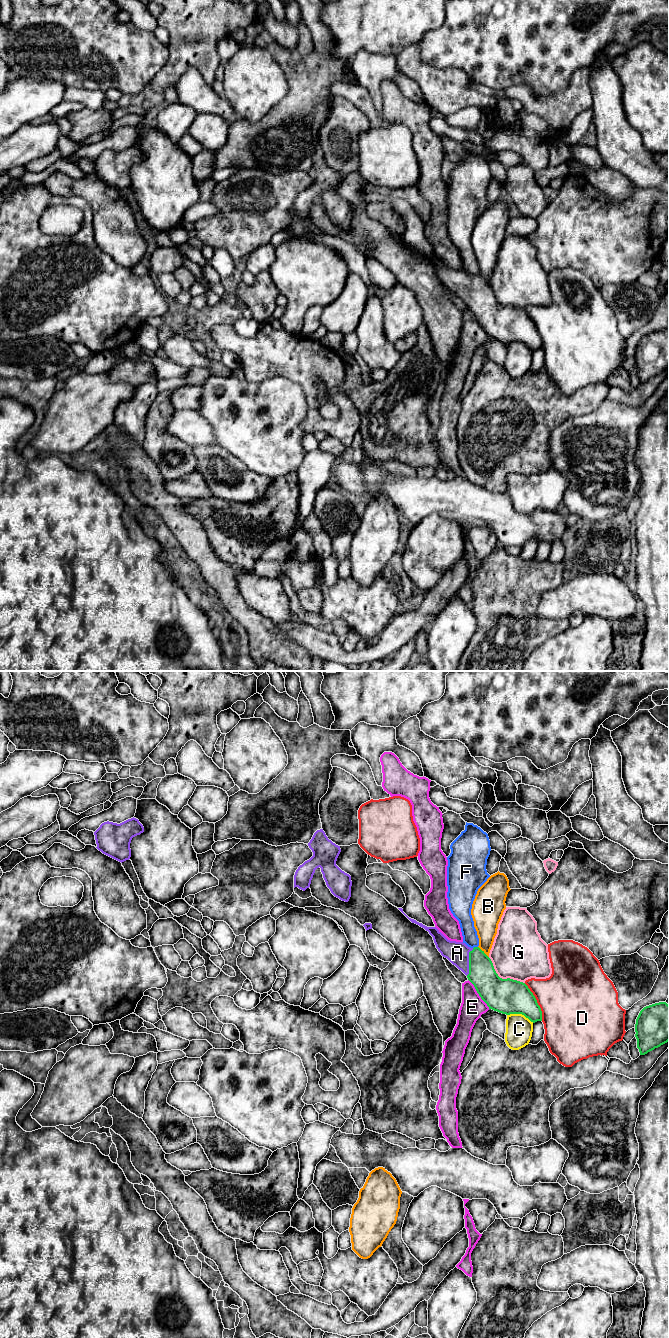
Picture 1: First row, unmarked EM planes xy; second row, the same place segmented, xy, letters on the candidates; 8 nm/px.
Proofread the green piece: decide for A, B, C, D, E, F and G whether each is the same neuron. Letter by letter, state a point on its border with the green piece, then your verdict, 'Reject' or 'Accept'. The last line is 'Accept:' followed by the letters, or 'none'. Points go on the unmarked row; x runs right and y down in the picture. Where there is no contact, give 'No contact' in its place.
A: Touches green at xy (469, 290). Accept
B: Touches green at xy (483, 280). Reject
C: Touches green at xy (520, 341). Reject
D: Touches green at xy (536, 330). Reject
E: Touches green at xy (478, 321). Reject
F: Touches green at xy (475, 275). Reject
G: Touches green at xy (501, 306). Reject
Accept: A

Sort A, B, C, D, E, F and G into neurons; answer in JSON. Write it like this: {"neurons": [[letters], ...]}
{"neurons": [["A"], ["B"], ["C"], ["D"], ["E"], ["F"], ["G"]]}

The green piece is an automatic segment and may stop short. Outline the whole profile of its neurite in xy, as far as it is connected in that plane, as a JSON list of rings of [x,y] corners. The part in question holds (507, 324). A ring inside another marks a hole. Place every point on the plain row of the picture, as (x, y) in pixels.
[[[398,236],[412,251],[424,256],[433,265],[436,276],[441,283],[461,298],[474,313],[481,327],[489,337],[502,342],[522,342],[531,350],[542,349],[542,339],[537,328],[528,314],[510,306],[502,307],[496,301],[491,287],[479,275],[470,276],[463,270],[448,268],[436,255],[427,255],[414,247],[409,246],[402,236]]]

